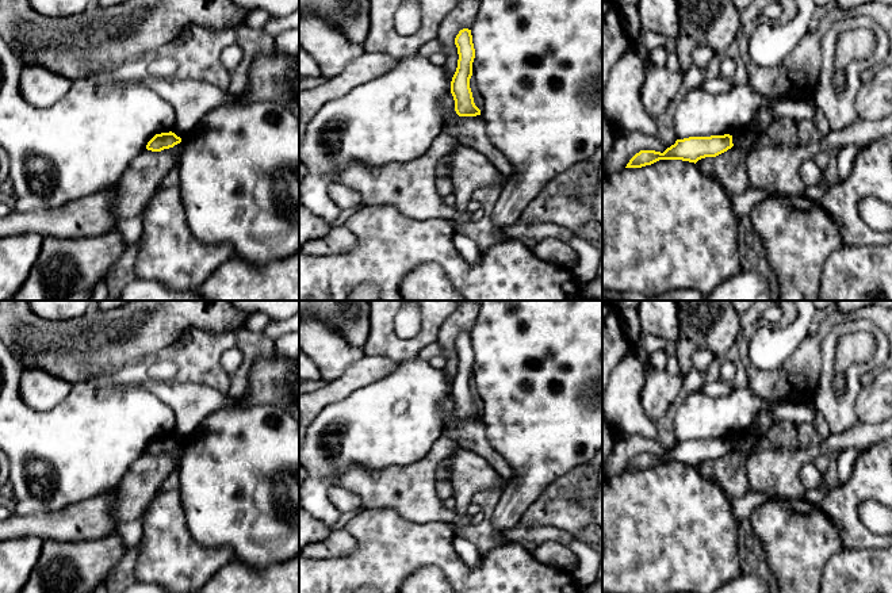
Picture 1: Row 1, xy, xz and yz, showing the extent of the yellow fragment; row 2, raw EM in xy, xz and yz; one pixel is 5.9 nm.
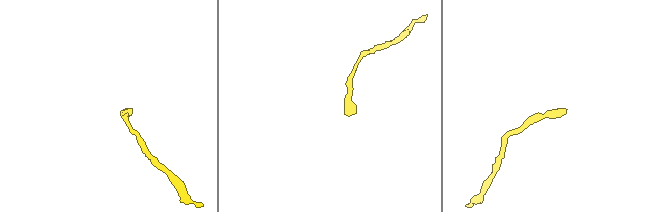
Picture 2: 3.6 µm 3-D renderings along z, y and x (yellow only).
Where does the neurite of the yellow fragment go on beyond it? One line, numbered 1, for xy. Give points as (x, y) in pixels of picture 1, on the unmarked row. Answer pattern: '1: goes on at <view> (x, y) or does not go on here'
1: does not go on here

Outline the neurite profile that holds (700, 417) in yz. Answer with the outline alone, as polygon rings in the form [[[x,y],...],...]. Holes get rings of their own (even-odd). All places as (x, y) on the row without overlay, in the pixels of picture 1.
[[[750,387],[732,389],[731,394],[711,398],[701,389],[689,393],[677,409],[674,432],[677,443],[689,440],[735,439],[751,431],[757,416],[766,410],[774,424],[813,424],[818,409],[812,402],[763,401]]]

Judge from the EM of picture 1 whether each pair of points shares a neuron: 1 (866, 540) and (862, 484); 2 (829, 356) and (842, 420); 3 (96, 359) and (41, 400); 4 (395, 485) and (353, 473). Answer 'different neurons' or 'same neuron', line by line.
1: same neuron
2: same neuron
3: different neurons
4: same neuron

